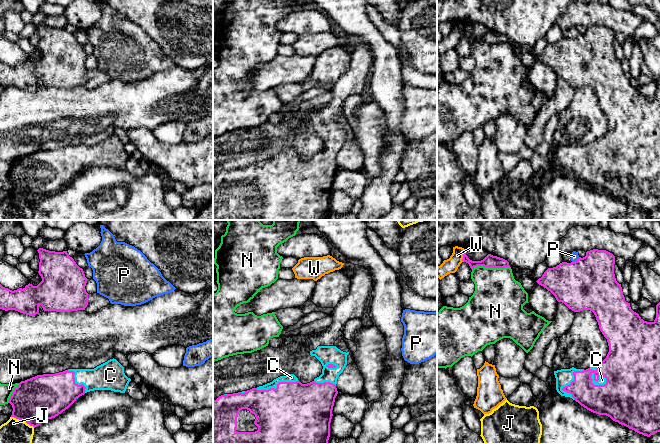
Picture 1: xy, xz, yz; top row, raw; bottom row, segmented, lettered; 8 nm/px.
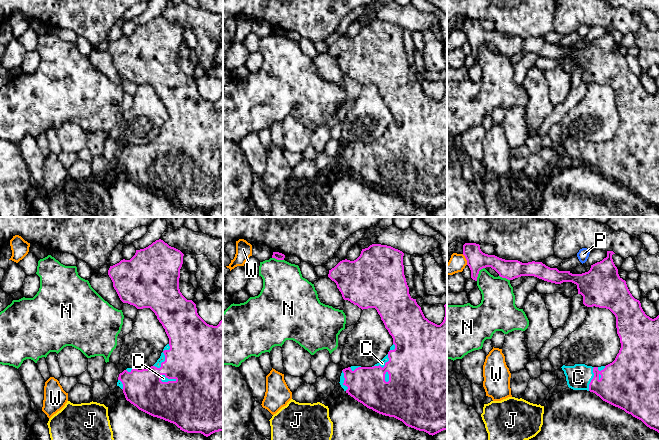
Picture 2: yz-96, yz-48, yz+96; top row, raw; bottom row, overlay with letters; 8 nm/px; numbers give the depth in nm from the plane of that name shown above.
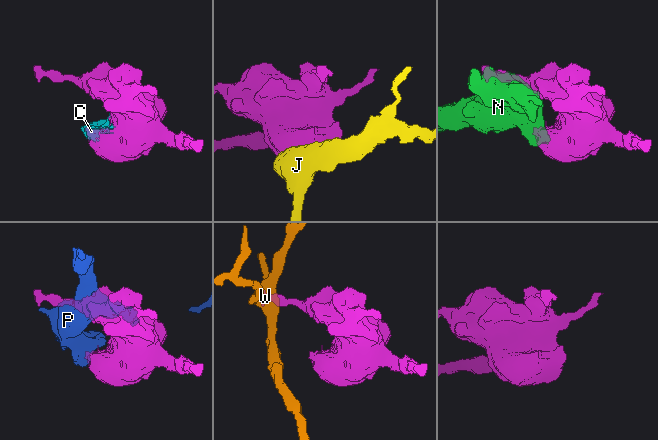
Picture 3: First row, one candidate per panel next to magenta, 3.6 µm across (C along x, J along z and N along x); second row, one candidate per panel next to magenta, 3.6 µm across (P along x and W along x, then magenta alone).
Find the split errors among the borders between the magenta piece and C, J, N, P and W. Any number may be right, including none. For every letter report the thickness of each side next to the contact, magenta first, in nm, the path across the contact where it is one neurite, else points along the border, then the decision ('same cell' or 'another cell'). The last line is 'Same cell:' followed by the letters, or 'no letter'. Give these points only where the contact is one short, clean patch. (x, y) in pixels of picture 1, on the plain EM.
C: 340/60 nm | same cell
J: 360/260 nm | along xy (11, 192), (21, 195), (34, 203) | another cell
N: 110/400 nm | another cell
P: 420/60 nm | another cell
W: 110/120 nm | along yz (464, 26), (462, 37) | another cell
Same cell: C

